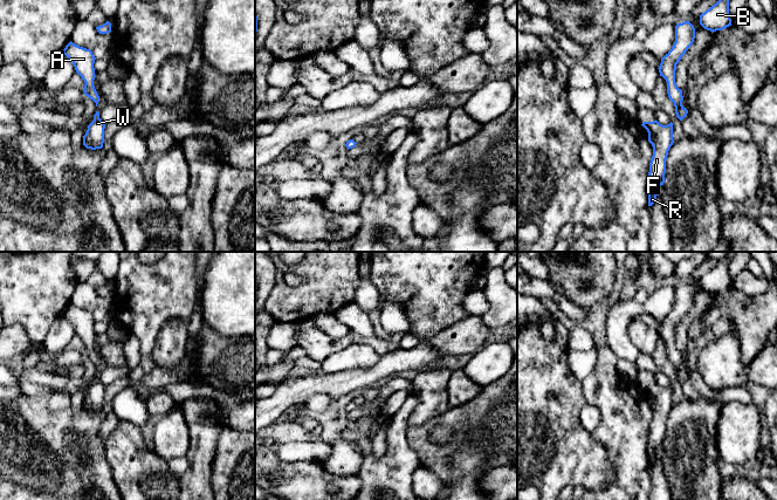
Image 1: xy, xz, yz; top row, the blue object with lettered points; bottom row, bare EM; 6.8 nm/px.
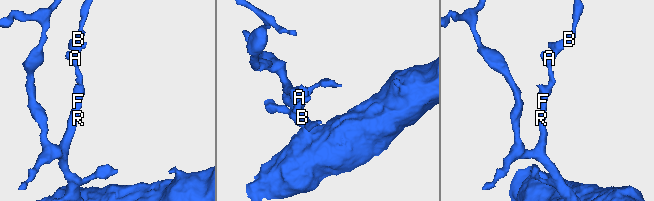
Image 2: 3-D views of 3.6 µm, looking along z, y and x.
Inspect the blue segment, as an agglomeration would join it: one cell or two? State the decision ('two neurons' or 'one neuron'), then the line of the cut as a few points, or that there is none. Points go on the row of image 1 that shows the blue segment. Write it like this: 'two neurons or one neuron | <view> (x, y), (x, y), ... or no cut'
one neuron | no cut

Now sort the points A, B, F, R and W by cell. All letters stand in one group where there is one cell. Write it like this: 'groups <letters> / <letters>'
groups A B F R W

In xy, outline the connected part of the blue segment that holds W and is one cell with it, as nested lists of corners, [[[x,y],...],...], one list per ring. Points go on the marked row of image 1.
[[[96,111],[94,121],[88,125],[88,130],[83,136],[83,145],[91,150],[102,149],[104,143],[104,129],[105,124],[99,118],[99,112]]]

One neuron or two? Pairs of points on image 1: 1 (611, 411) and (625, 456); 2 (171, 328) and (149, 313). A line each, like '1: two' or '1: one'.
1: one
2: two

